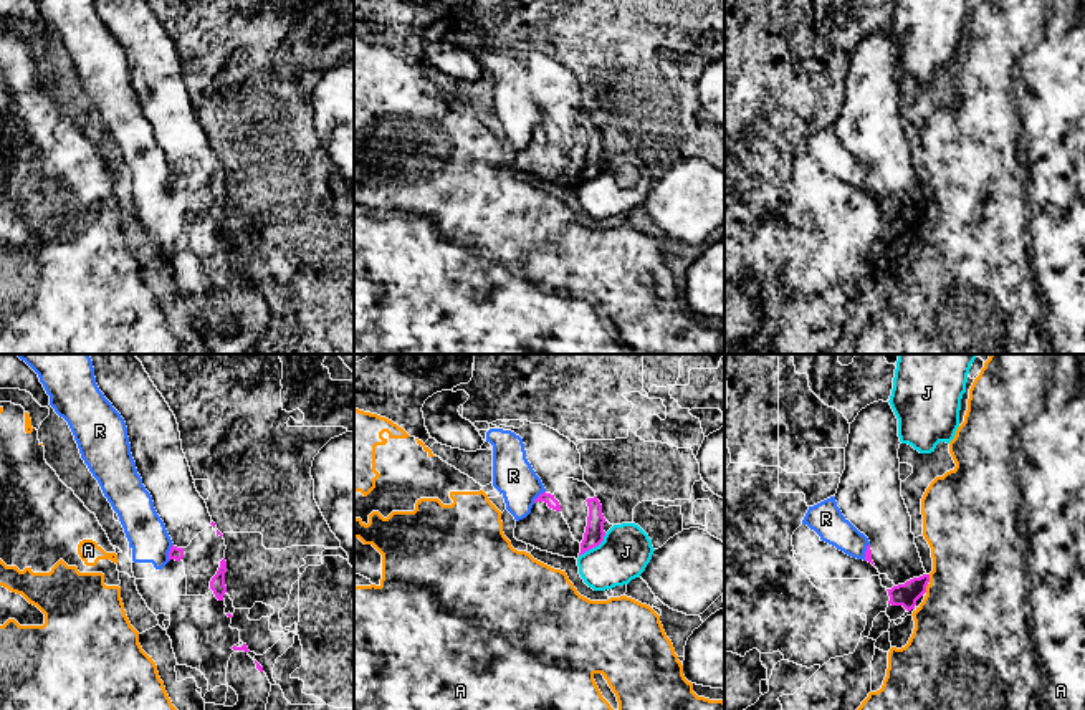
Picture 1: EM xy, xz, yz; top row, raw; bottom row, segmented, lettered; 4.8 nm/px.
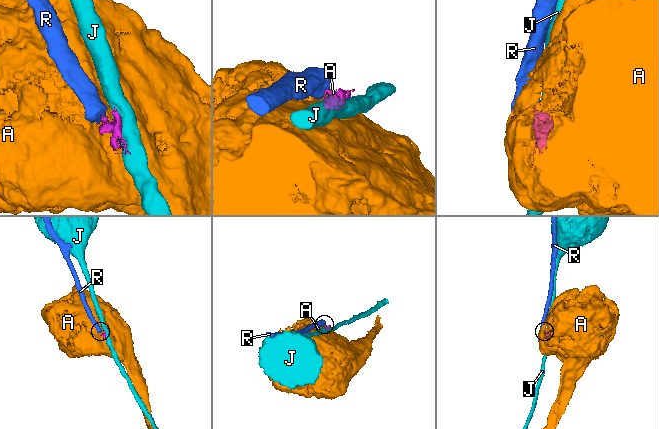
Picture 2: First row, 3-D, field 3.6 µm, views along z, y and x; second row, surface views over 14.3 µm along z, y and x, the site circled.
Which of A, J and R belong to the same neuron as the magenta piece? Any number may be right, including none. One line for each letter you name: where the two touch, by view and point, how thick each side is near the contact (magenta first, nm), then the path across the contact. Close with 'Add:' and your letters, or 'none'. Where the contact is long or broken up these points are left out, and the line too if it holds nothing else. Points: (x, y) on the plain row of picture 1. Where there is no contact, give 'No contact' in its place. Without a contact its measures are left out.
Add: none

